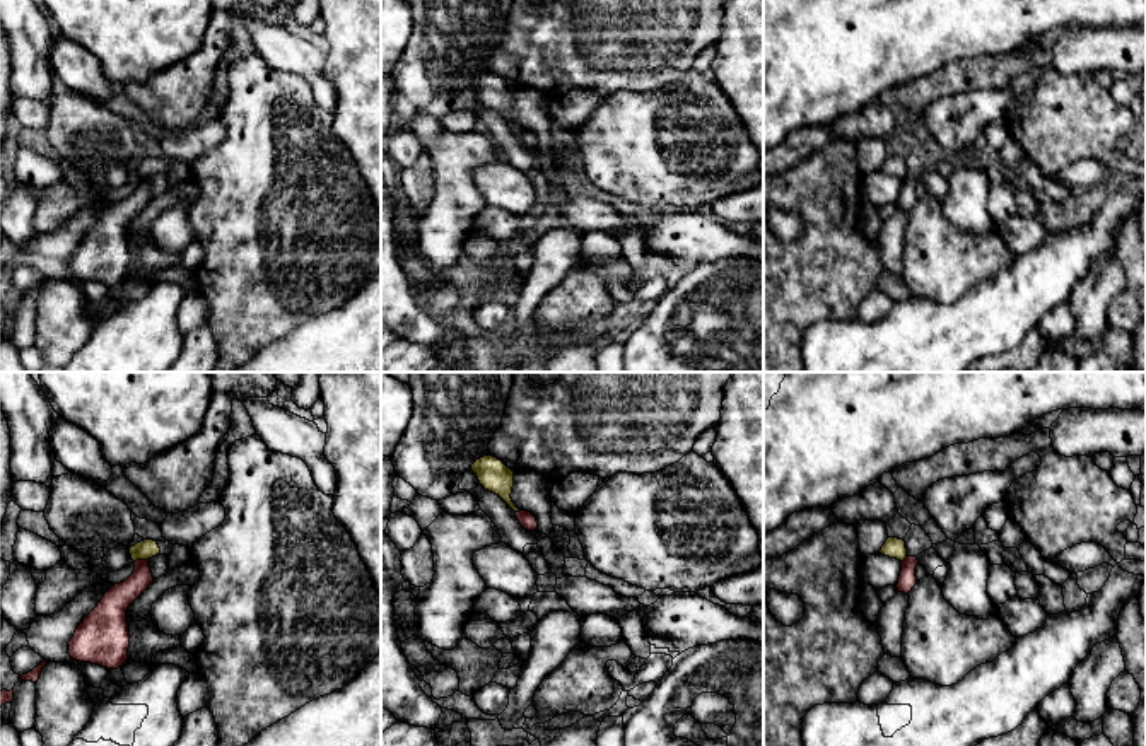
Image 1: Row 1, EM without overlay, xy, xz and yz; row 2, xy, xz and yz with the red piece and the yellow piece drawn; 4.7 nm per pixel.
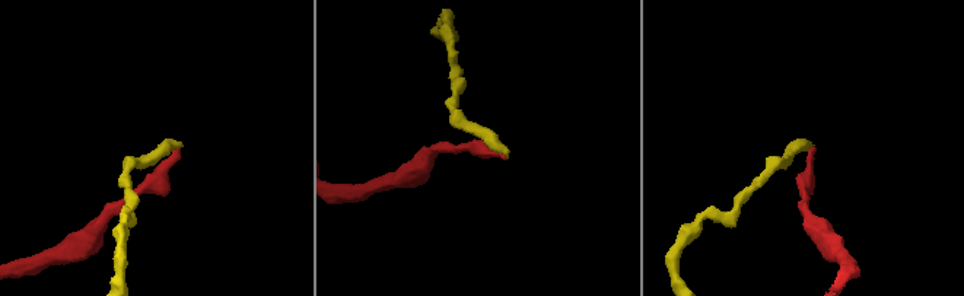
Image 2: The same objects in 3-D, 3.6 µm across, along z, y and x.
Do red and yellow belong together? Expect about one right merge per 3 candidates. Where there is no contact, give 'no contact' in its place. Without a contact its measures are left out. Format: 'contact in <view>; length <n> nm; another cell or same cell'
contact in xy; length 70 nm; another cell

